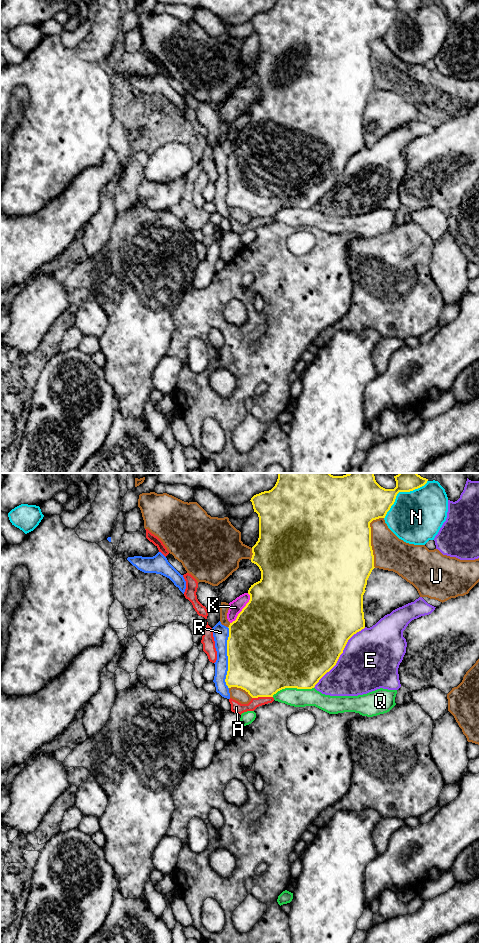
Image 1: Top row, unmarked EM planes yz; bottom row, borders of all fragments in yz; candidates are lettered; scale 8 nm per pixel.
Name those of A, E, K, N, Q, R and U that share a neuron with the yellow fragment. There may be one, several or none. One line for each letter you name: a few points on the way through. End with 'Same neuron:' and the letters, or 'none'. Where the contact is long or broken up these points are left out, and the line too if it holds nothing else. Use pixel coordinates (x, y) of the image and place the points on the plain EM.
Same neuron: none

